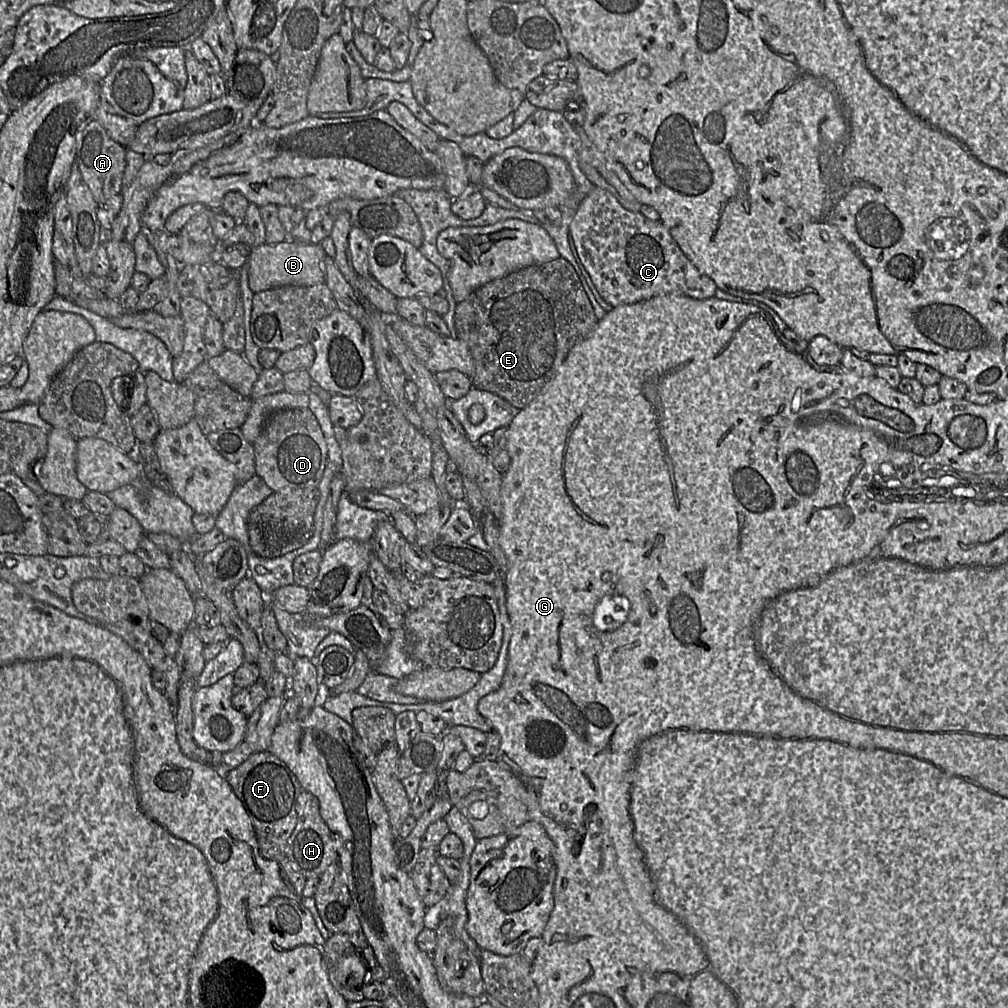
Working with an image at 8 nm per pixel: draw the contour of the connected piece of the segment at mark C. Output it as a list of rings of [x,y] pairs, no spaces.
[[[594,186],[581,201],[569,226],[569,233],[576,256],[597,293],[613,308],[667,294],[704,300],[713,297],[716,293],[715,282],[688,260],[660,221],[652,221],[640,212],[625,209],[611,193],[604,189]]]

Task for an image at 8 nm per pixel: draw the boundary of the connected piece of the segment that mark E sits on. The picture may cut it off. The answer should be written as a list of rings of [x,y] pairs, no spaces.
[[[561,257],[487,282],[457,303],[454,315],[457,339],[467,344],[474,362],[472,386],[499,396],[519,410],[529,405],[551,382],[569,351],[598,321],[576,269]]]

